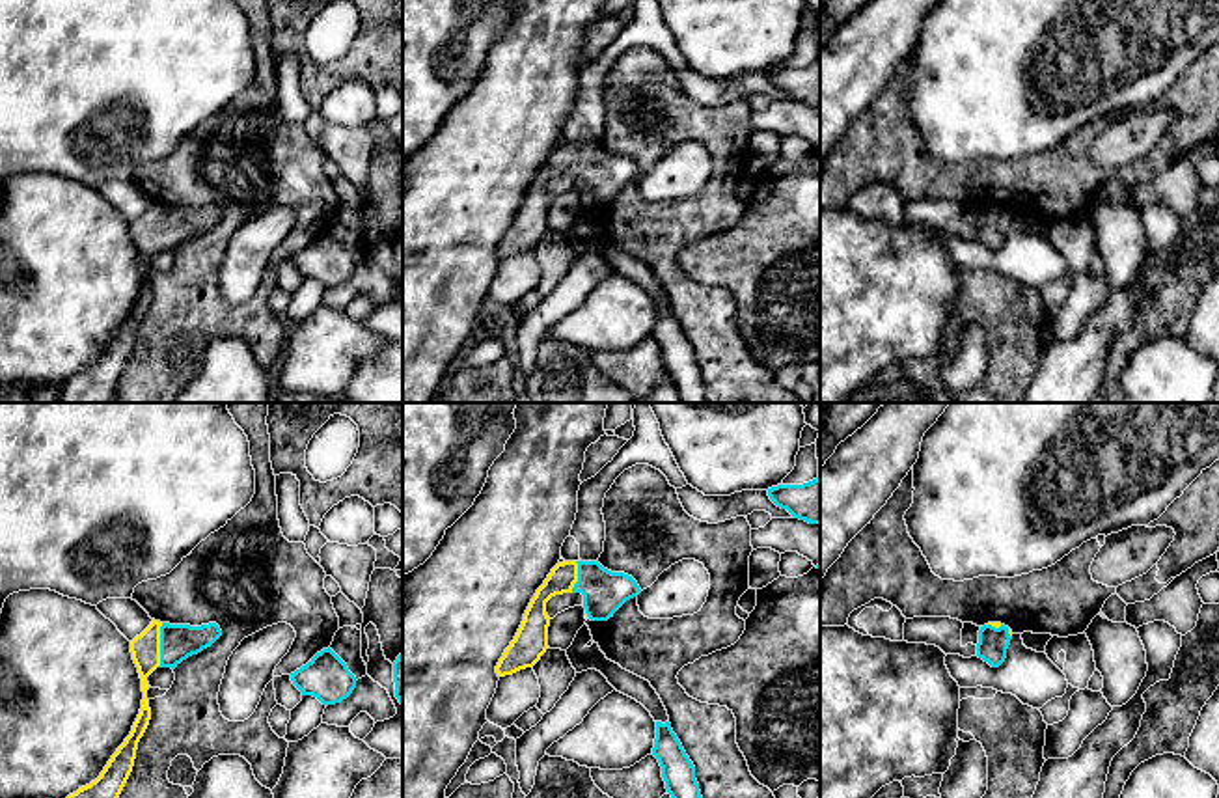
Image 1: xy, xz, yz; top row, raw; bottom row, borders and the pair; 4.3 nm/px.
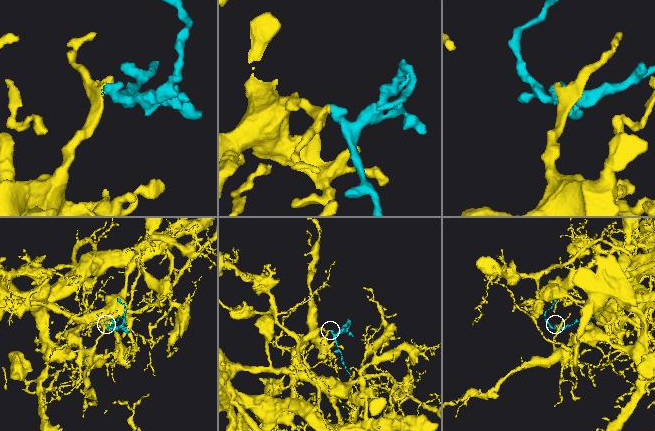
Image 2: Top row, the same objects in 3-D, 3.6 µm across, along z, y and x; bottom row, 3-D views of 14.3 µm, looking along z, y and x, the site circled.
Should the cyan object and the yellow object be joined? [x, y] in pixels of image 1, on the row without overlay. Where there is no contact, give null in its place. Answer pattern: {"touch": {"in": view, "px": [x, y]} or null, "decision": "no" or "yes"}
{"touch": {"in": "xy", "px": [161, 228]}, "decision": "yes"}

